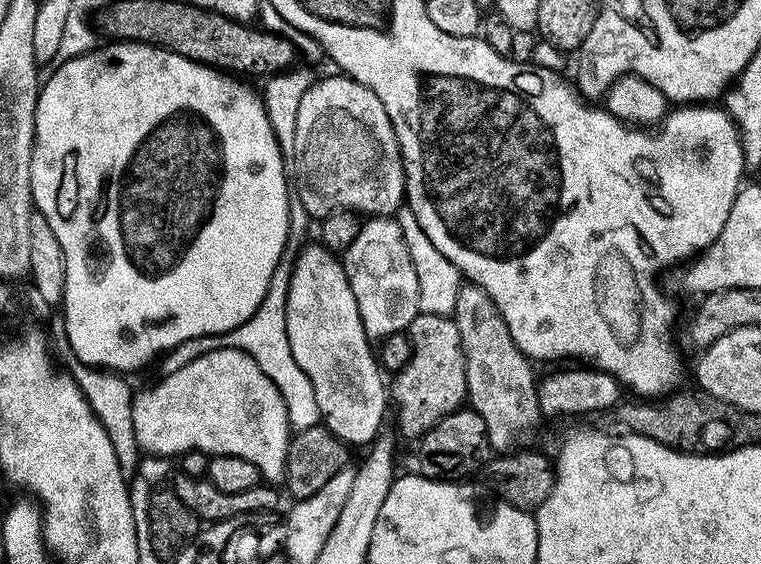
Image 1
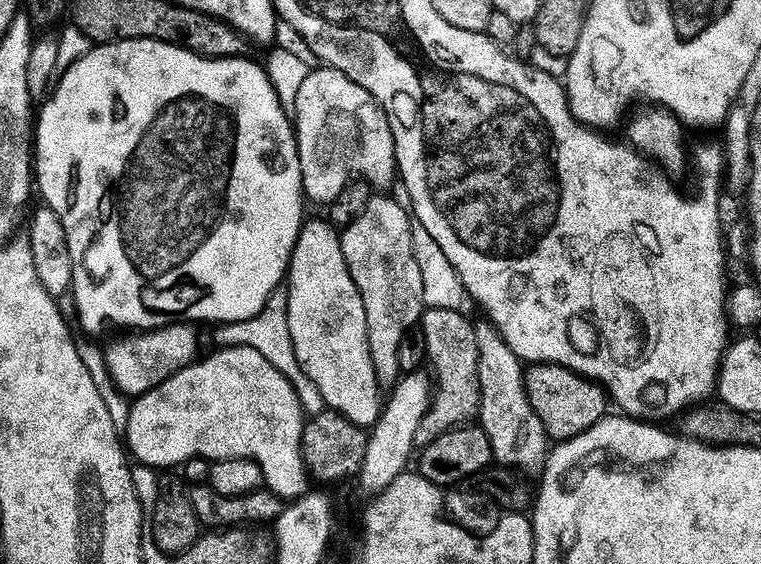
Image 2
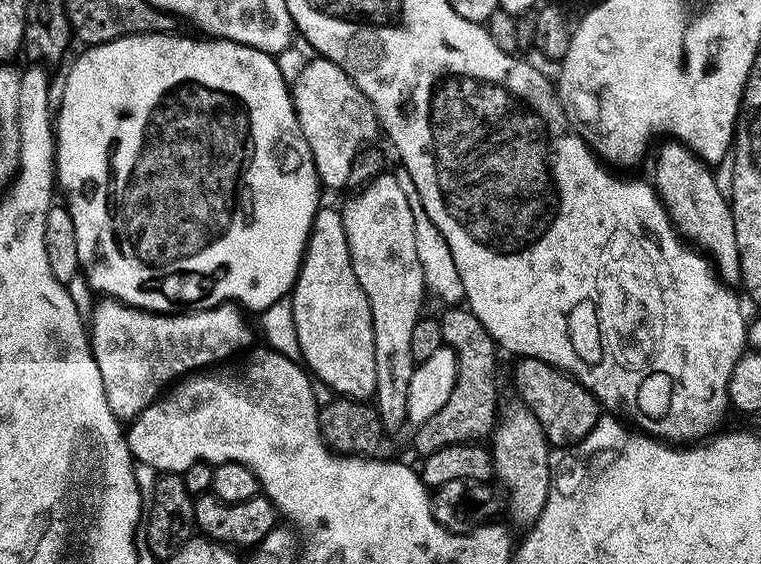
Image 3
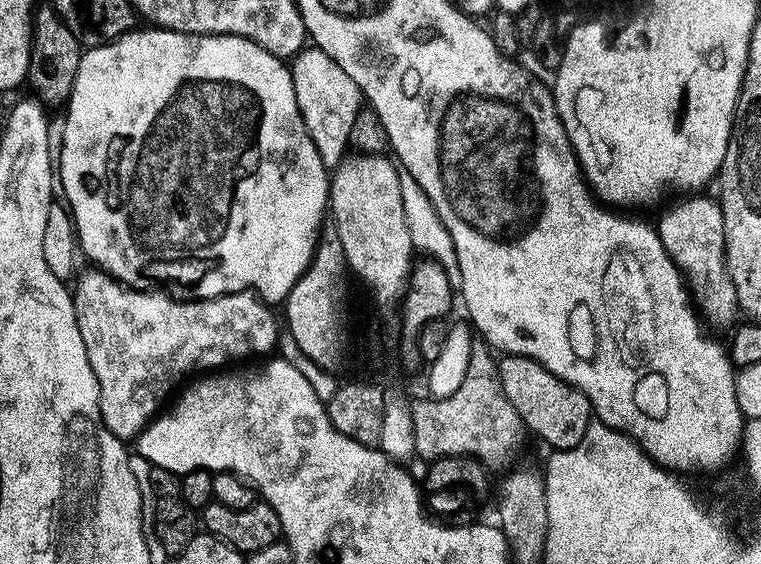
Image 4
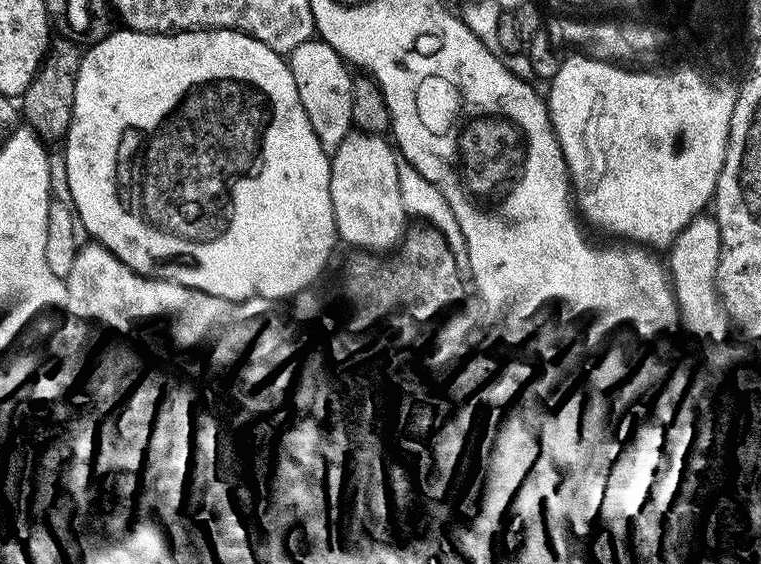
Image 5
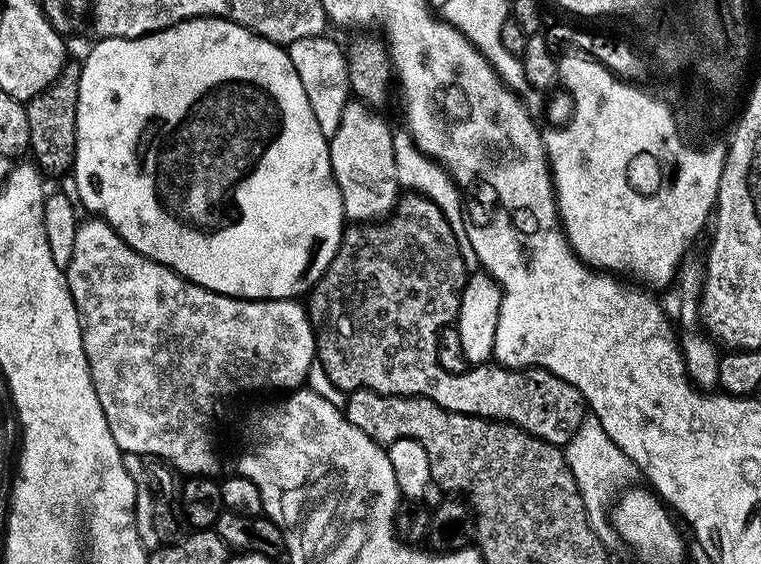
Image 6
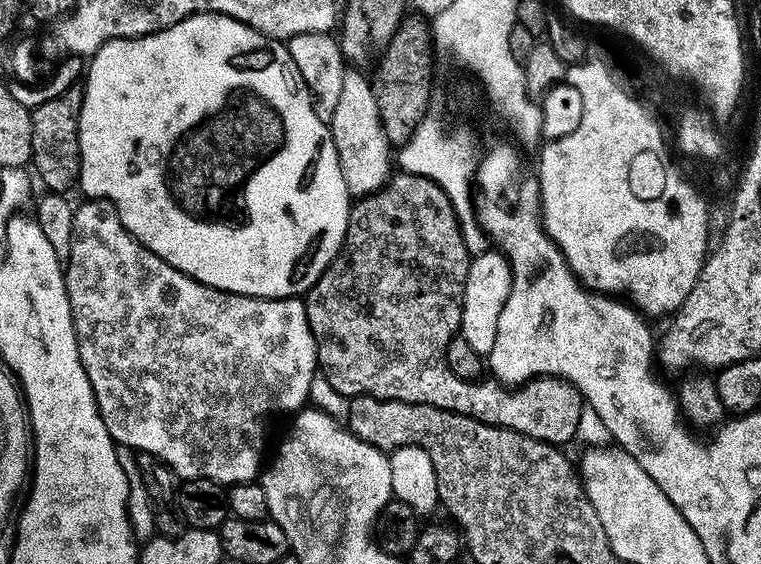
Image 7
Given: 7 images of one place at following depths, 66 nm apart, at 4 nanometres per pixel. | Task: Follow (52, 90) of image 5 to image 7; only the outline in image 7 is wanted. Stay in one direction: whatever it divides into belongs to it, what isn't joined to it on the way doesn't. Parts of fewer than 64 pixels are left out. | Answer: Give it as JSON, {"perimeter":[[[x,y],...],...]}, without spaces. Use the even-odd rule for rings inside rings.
{"perimeter":[[[77,82],[70,85],[66,90],[62,90],[62,94],[58,94],[58,98],[50,98],[46,102],[42,102],[37,108],[31,109],[32,113],[32,162],[31,167],[36,168],[35,175],[38,177],[40,175],[40,180],[45,184],[45,189],[48,192],[58,192],[61,194],[71,193],[71,188],[75,189],[77,187],[78,181],[80,179],[80,111],[82,110],[82,102],[84,101],[84,86],[83,83]]]}

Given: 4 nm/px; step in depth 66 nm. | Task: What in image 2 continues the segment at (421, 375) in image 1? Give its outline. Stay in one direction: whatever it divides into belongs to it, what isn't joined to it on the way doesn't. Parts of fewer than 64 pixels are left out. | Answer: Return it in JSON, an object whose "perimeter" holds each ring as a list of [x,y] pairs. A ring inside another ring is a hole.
{"perimeter":[[[425,307],[418,321],[419,331],[424,338],[425,357],[440,376],[440,388],[438,384],[428,412],[423,415],[416,431],[415,445],[420,448],[457,425],[467,425],[480,410],[476,325],[462,313],[454,308]]]}

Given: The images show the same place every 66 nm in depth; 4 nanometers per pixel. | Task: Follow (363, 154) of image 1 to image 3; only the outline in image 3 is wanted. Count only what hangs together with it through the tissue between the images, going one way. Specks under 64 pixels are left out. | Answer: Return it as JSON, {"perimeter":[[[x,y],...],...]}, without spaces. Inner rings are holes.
{"perimeter":[[[323,58],[312,59],[305,63],[302,74],[291,81],[292,105],[321,185],[325,189],[343,189],[351,164],[366,146],[371,145],[368,143],[375,138],[376,132],[378,136],[381,131],[380,121],[376,118],[374,106],[342,69]]]}

